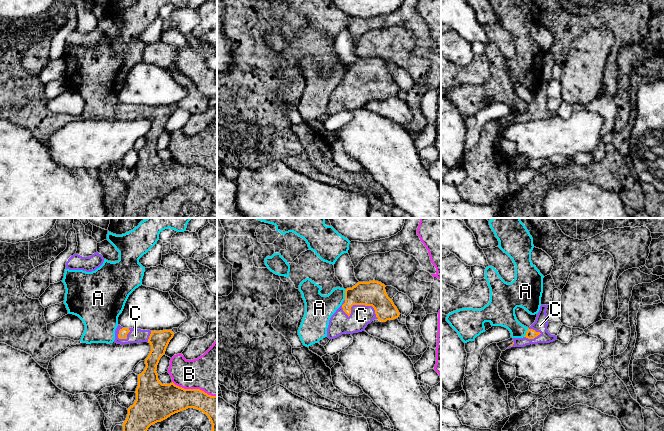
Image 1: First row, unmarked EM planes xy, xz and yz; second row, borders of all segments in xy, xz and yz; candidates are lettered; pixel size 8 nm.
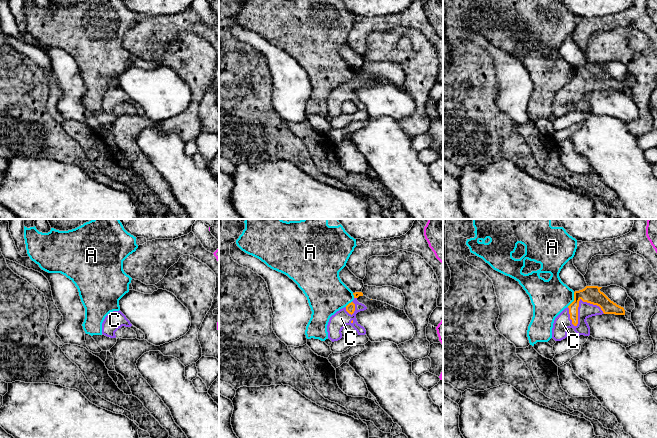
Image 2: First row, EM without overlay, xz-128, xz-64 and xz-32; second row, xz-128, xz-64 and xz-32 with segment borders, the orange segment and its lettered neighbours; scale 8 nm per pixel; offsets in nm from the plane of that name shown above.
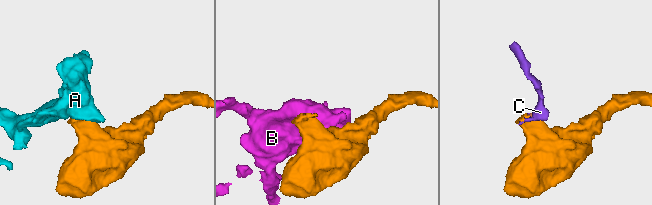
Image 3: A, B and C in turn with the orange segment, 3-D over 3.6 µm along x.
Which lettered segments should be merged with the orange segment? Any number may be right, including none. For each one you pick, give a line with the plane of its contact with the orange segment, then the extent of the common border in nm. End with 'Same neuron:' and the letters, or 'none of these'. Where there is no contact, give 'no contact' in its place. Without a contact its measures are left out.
C: xz | 320 nm
Same neuron: C

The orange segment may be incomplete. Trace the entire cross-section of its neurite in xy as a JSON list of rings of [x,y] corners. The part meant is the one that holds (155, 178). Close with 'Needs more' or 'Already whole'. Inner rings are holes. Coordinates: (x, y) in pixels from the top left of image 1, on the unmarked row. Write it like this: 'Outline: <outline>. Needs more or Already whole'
Outline: [[[120,101],[115,106],[114,118],[117,120],[148,118],[151,121],[145,135],[146,143],[138,151],[136,176],[127,185],[127,194],[122,201],[123,218],[146,218],[146,209],[151,201],[188,184],[200,186],[208,192],[212,200],[208,218],[217,218],[217,172],[200,165],[184,165],[173,158],[162,160],[158,155],[157,141],[173,112],[171,106],[150,107]]]. Needs more

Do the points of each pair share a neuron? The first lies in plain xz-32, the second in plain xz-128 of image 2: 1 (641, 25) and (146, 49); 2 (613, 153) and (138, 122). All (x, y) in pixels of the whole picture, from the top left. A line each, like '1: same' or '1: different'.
1: same
2: different

